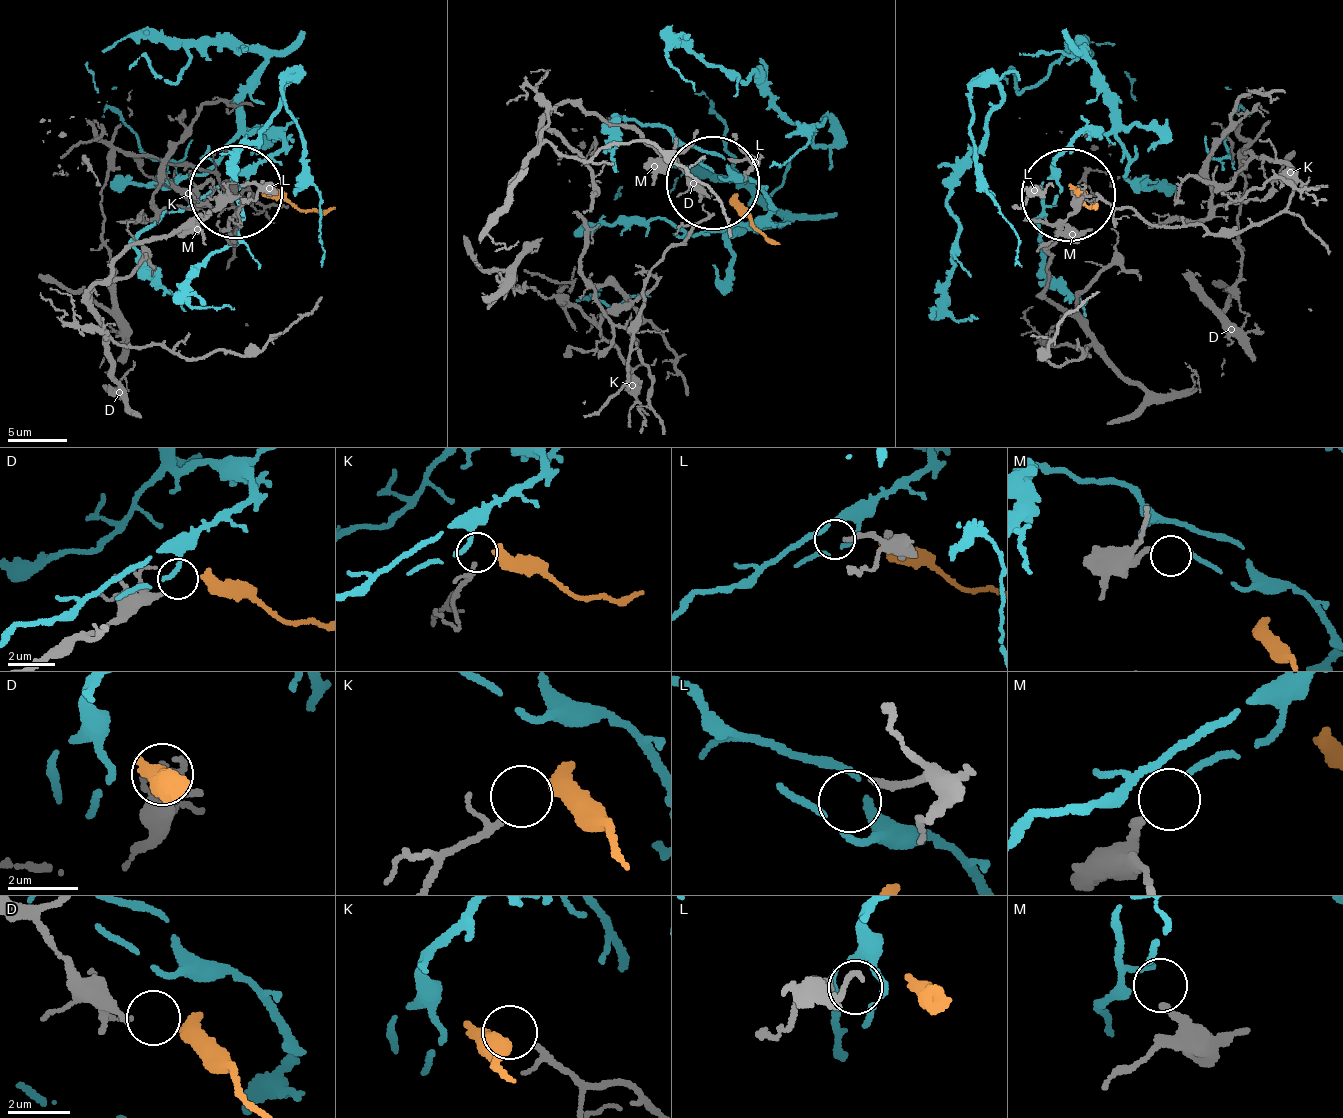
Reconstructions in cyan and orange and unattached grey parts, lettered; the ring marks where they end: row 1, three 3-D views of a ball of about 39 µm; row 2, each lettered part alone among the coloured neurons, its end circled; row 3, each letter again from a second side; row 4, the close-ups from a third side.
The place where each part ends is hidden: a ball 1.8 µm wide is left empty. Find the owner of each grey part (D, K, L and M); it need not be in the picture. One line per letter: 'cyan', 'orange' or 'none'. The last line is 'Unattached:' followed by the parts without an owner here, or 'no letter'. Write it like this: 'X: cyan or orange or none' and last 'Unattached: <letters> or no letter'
D: orange
K: none
L: none
M: cyan
Unattached: K, L

